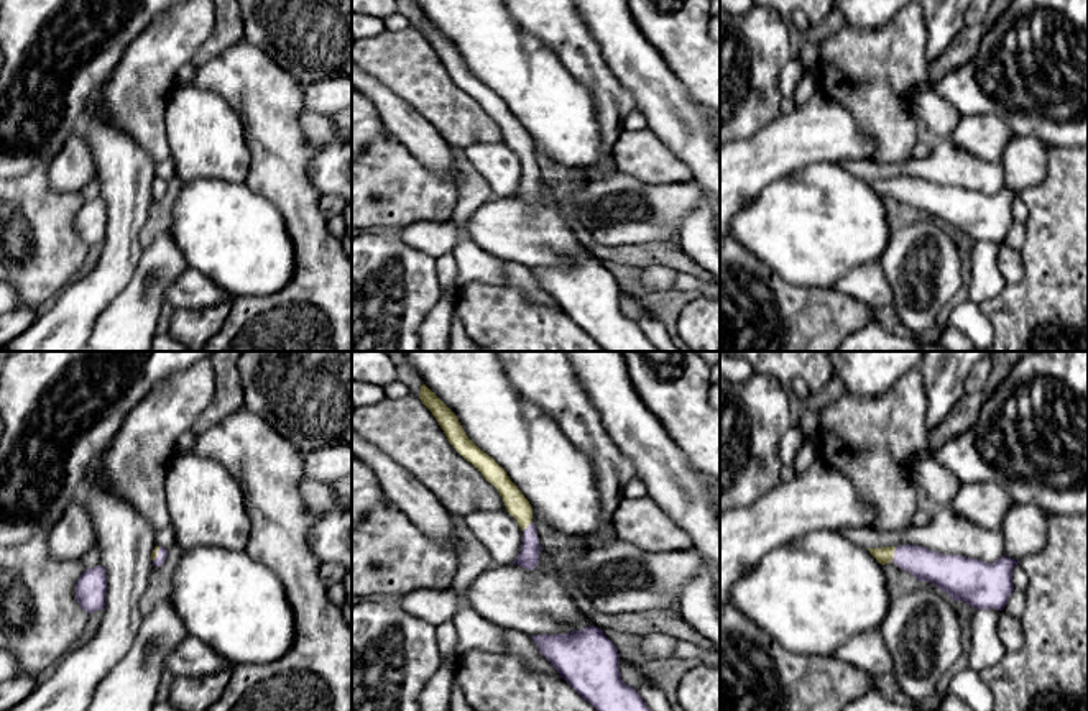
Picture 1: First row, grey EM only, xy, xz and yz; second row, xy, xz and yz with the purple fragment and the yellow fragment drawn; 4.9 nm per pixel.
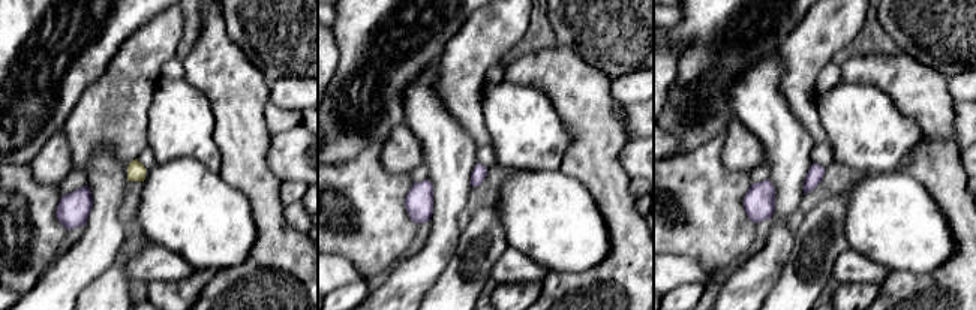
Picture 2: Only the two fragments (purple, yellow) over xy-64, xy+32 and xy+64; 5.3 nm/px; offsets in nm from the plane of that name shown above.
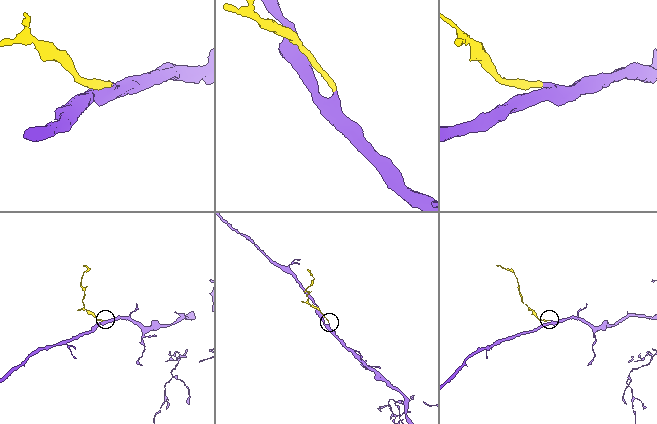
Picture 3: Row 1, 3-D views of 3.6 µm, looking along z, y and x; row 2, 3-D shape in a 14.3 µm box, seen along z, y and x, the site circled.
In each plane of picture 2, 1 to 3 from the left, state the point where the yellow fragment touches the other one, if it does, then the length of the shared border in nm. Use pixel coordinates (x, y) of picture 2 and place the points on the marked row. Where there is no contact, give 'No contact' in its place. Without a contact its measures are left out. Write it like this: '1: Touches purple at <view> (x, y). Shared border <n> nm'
1: No contact
2: No contact
3: No contact

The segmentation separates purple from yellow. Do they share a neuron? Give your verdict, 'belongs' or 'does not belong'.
belongs

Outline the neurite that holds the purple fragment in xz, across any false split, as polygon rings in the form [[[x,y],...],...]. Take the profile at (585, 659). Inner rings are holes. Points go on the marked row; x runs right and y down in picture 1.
[[[588,626],[569,634],[531,637],[559,677],[597,711],[651,711],[641,695],[623,683],[621,655],[602,629]]]

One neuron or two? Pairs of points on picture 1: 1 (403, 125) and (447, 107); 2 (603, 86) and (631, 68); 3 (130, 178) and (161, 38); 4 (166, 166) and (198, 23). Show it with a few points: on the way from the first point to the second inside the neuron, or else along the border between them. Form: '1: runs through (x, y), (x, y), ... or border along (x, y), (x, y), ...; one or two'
1: border along (393, 92), (418, 110), (449, 145); two
2: border along (597, 43), (607, 68), (631, 94), (638, 109); two
3: border along (109, 119), (129, 133), (156, 163); two
4: border along (170, 156), (156, 165); two

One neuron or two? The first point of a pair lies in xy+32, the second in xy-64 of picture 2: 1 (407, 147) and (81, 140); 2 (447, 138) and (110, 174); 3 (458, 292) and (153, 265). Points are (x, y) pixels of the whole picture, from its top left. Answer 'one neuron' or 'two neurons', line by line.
1: two neurons
2: one neuron
3: two neurons

